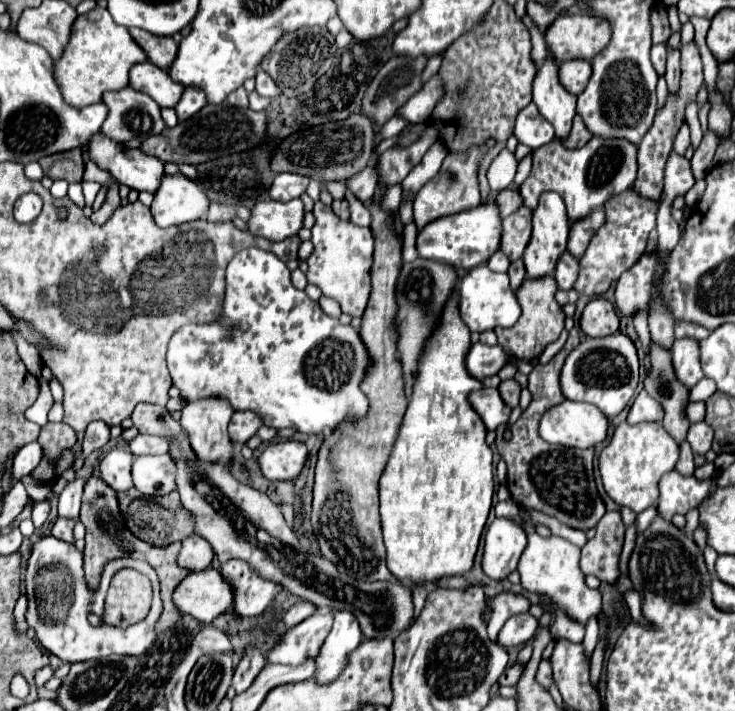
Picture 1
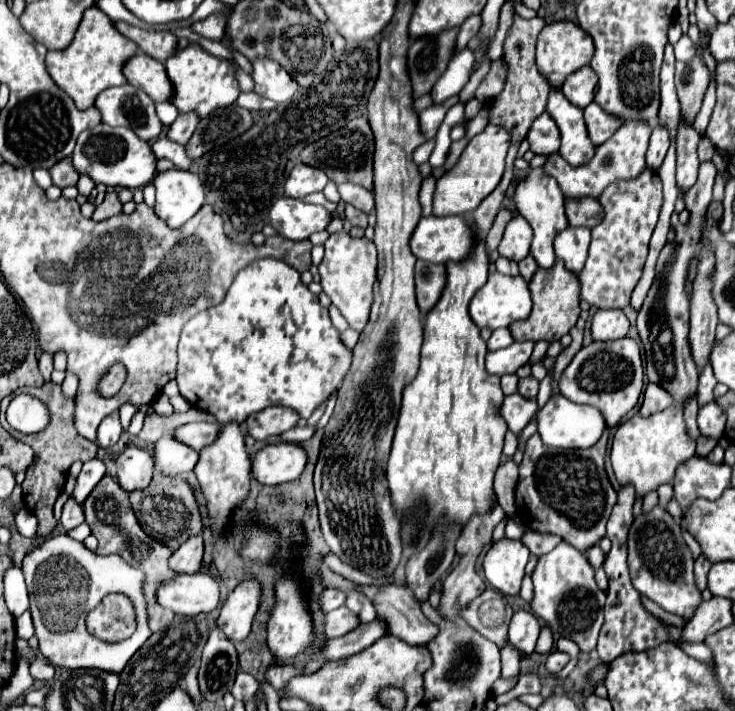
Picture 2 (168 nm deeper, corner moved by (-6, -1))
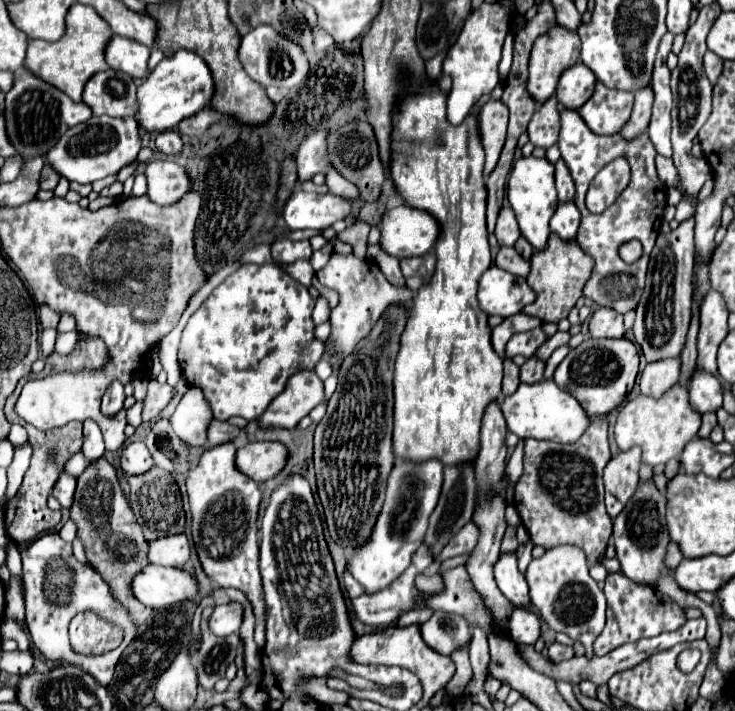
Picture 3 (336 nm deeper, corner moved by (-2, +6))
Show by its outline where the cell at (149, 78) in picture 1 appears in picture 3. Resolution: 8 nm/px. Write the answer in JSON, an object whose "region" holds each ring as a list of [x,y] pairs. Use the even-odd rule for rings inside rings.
{"region":[[[112,36],[106,46],[106,62],[112,70],[120,70],[132,78],[148,78],[150,48],[122,36]]]}

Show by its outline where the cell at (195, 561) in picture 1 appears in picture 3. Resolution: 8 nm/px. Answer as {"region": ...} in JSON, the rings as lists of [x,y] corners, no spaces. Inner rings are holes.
{"region":[[[186,534],[164,536],[150,542],[150,560],[158,566],[182,568],[190,558],[190,544]]]}

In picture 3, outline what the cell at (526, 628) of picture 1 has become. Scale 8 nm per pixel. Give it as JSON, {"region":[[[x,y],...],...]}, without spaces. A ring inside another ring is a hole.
{"region":[[[514,608],[510,616],[510,636],[518,644],[534,644],[540,636],[540,620],[526,608]]]}

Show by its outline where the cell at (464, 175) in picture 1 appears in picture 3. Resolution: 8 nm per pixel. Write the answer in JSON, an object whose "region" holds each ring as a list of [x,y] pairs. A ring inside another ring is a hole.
{"region":[[[488,100],[478,114],[478,128],[480,128],[478,134],[486,154],[484,176],[488,176],[498,164],[506,140],[506,126],[508,126],[508,108],[504,108],[500,100]]]}

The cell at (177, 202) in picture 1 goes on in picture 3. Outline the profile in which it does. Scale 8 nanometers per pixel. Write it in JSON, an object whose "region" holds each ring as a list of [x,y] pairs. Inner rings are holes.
{"region":[[[154,160],[146,168],[148,198],[158,206],[172,206],[190,190],[186,168],[170,160]]]}

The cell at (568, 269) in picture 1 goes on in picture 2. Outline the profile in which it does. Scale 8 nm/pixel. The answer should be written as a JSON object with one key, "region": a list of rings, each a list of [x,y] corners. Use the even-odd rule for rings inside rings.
{"region":[[[566,227],[554,239],[556,257],[560,257],[566,263],[566,267],[574,273],[580,273],[584,267],[588,255],[588,239],[590,239],[588,227]]]}

